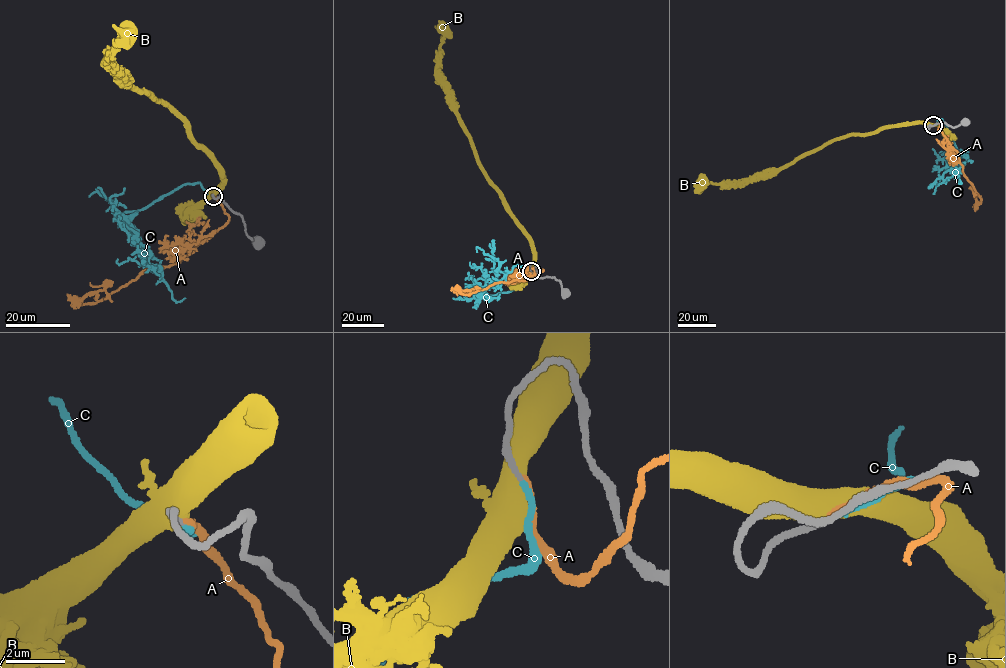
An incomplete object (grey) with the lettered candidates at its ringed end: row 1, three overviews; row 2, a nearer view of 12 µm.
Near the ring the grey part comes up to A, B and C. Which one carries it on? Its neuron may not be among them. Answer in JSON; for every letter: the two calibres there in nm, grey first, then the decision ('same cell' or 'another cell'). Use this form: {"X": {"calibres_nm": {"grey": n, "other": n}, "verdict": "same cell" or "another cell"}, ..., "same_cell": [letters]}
{"A": {"calibres_nm": {"grey": 220, "other": 170}, "verdict": "another cell"}, "B": {"calibres_nm": {"grey": 260, "other": 550}, "verdict": "another cell"}, "C": {"calibres_nm": {"grey": 200, "other": 200}, "verdict": "same cell"}, "same_cell": ["C"]}

